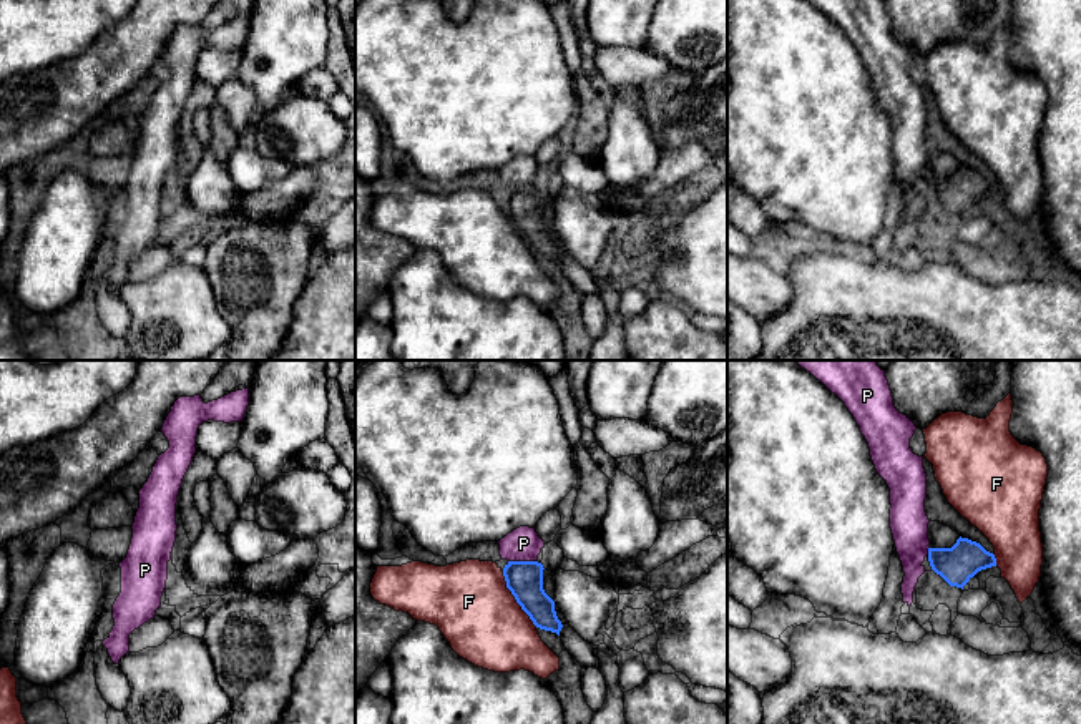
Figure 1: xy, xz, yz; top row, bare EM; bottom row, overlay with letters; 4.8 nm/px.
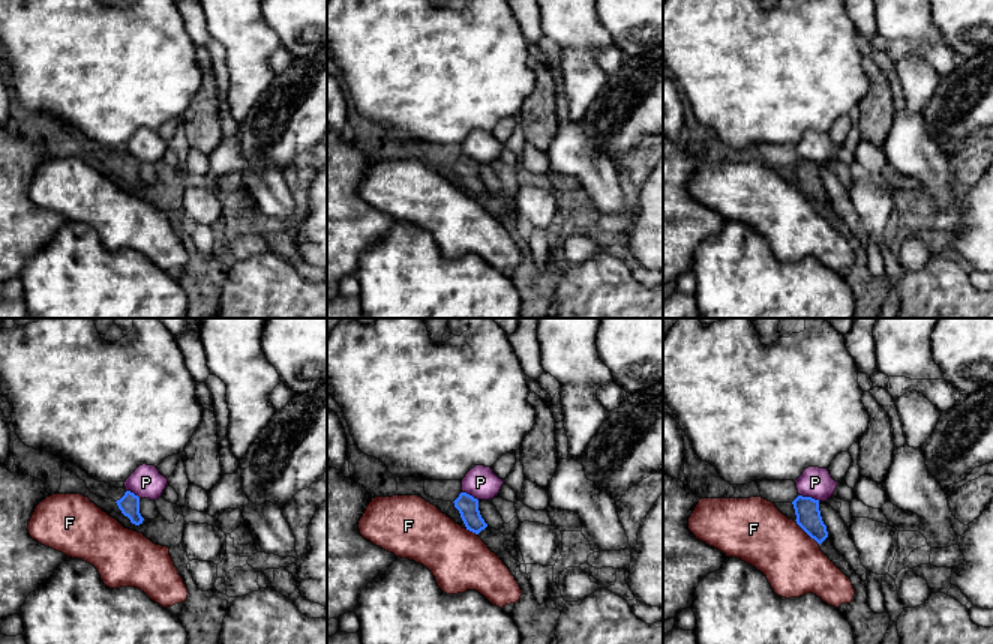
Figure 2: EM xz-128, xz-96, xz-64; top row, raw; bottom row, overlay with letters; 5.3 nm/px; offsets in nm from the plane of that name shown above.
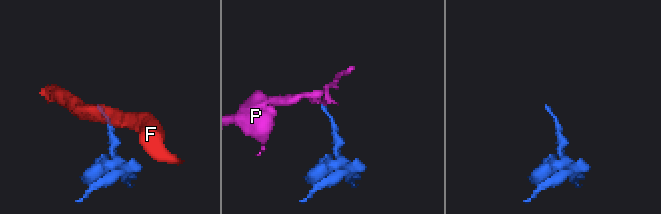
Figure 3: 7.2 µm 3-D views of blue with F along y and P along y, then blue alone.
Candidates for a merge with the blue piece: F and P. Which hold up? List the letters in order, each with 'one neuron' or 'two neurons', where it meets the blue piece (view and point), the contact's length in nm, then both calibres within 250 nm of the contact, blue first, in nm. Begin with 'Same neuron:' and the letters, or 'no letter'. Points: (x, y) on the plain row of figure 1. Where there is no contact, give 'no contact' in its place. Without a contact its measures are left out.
Same neuron: no letter
F: two neurons; meets blue in xz at (515, 226); contact 320 nm long; 180 nm thick on the blue side, 380 nm on the other
P: two neurons; meets blue in xz at (522, 190); contact 140 nm long; 180 nm thick on the blue side, 160 nm on the other

